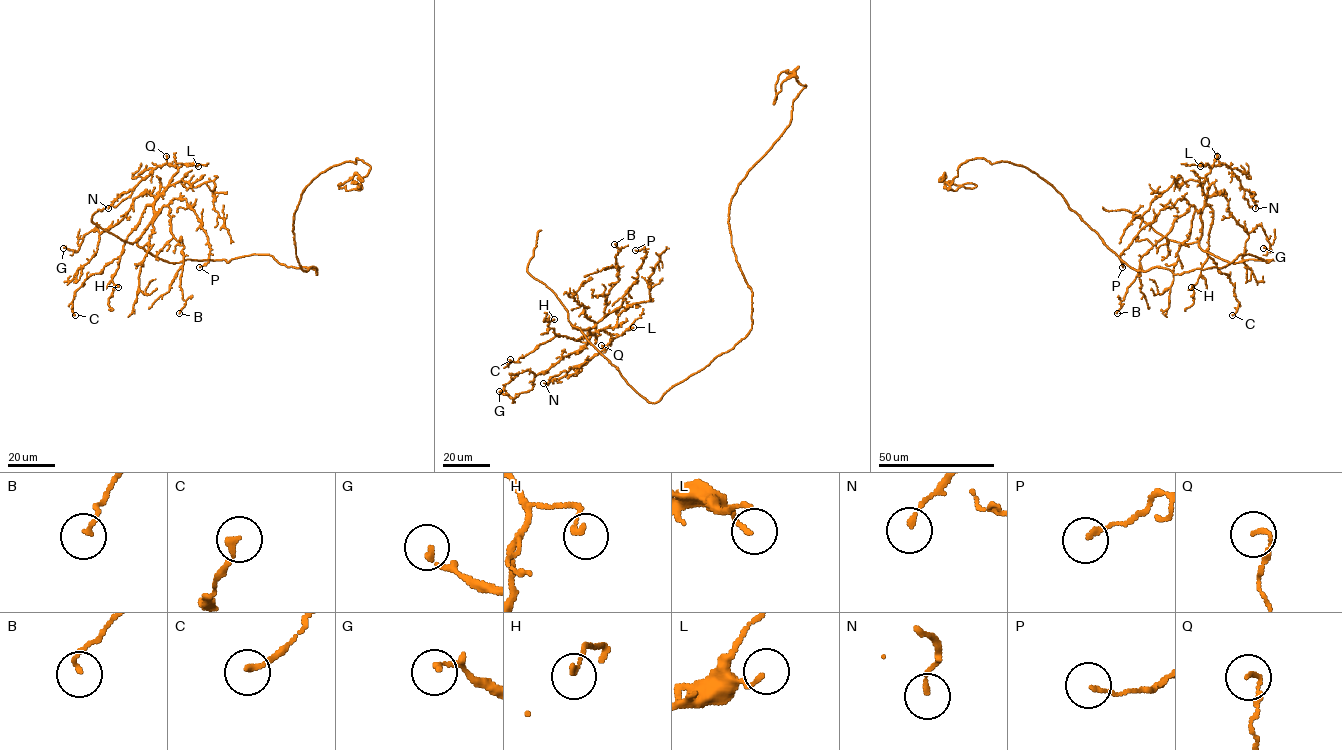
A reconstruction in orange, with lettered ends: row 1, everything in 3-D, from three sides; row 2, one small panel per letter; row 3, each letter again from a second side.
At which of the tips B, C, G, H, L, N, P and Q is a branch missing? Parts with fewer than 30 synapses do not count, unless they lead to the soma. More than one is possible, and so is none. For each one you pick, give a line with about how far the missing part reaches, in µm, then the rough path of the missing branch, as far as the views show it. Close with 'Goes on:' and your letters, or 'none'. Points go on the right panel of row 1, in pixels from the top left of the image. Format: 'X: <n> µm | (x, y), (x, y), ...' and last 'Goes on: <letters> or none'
Goes on: none

